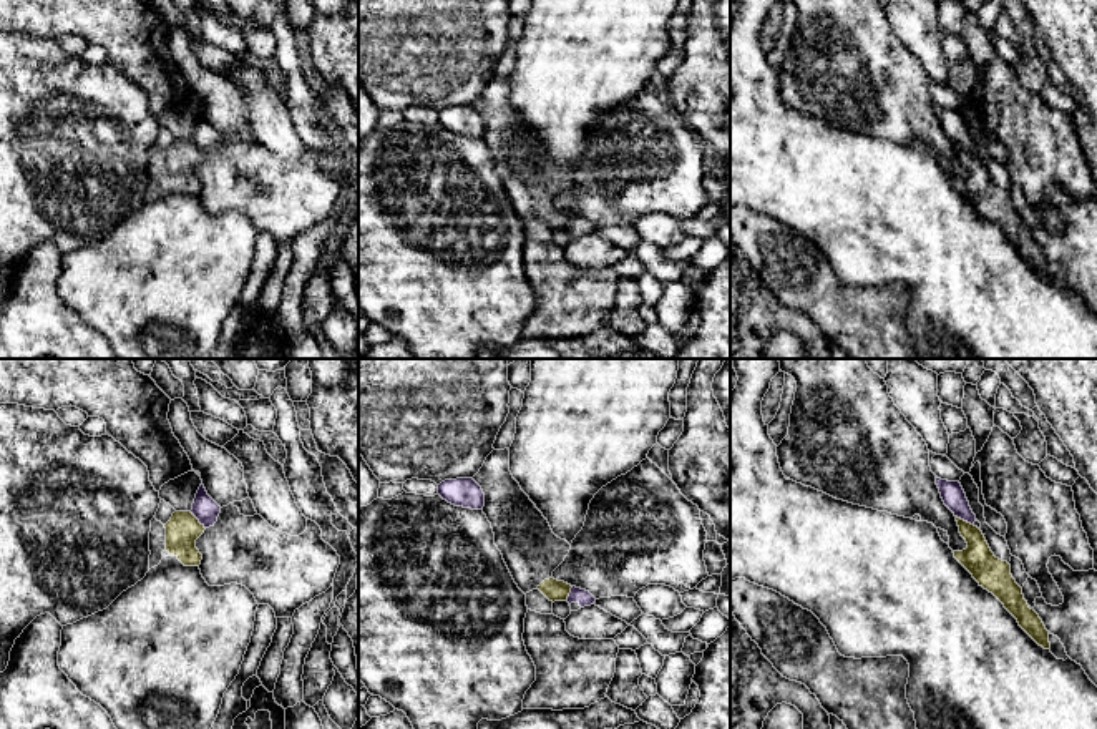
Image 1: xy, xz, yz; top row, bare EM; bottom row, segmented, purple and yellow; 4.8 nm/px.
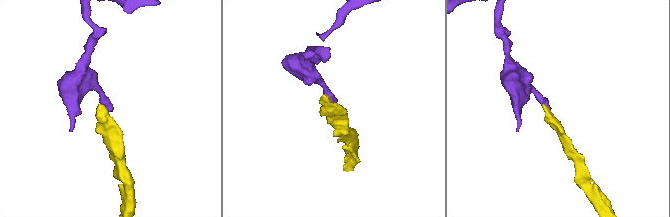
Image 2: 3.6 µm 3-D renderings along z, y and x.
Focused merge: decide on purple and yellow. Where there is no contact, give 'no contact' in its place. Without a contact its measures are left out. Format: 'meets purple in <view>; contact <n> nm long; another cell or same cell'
meets purple in xy; contact 120 nm long; another cell

